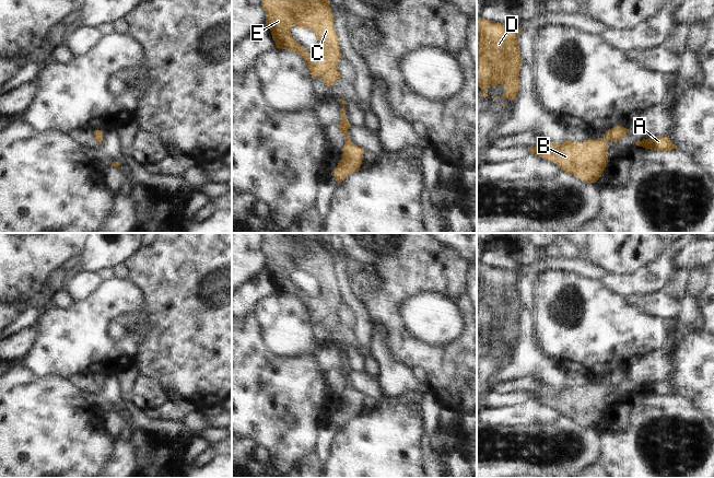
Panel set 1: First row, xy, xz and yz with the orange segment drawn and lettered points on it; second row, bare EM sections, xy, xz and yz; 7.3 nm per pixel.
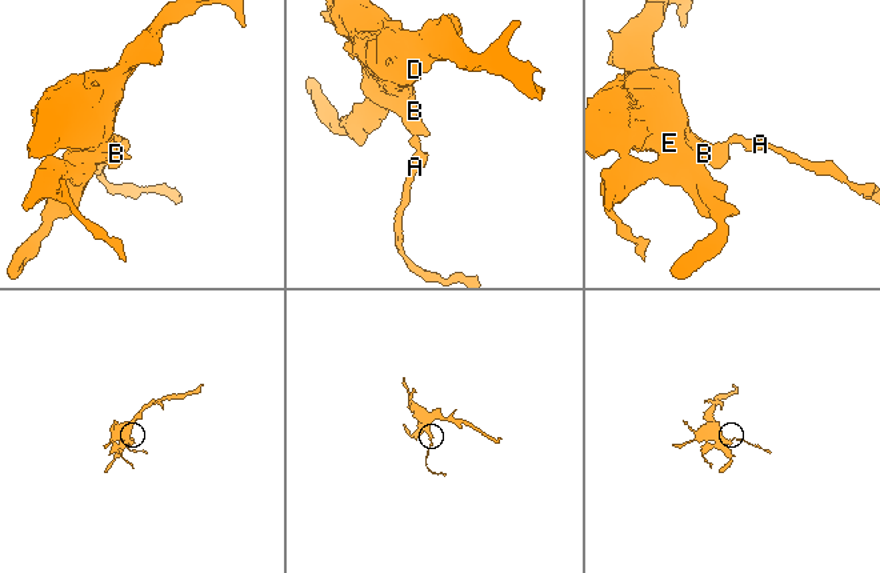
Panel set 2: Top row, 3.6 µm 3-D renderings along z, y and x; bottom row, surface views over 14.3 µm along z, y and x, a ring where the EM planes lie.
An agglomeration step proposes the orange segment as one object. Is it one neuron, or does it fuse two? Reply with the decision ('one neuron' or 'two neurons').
one neuron

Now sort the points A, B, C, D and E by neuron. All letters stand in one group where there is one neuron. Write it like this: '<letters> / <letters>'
A B C D E

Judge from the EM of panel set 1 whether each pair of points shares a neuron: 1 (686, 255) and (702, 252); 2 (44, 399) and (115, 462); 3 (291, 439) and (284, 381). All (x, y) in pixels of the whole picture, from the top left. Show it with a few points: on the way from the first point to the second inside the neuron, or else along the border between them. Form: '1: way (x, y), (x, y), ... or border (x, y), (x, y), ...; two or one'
1: way (690, 254), (698, 253); one
2: border (115, 439), (110, 453), (101, 466); two
3: way (301, 424), (301, 397), (299, 395); one

